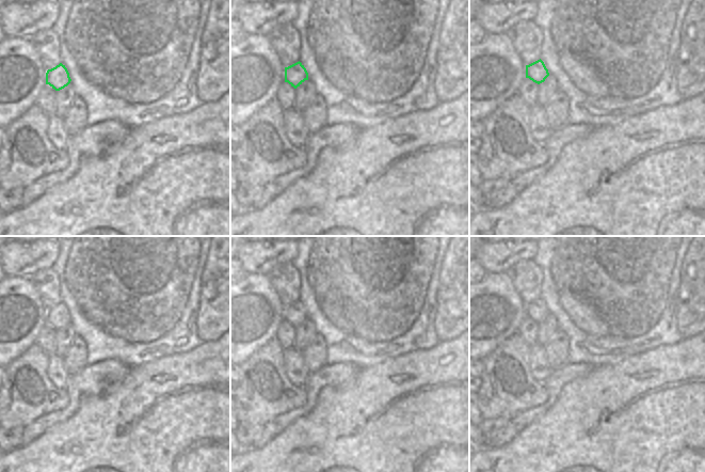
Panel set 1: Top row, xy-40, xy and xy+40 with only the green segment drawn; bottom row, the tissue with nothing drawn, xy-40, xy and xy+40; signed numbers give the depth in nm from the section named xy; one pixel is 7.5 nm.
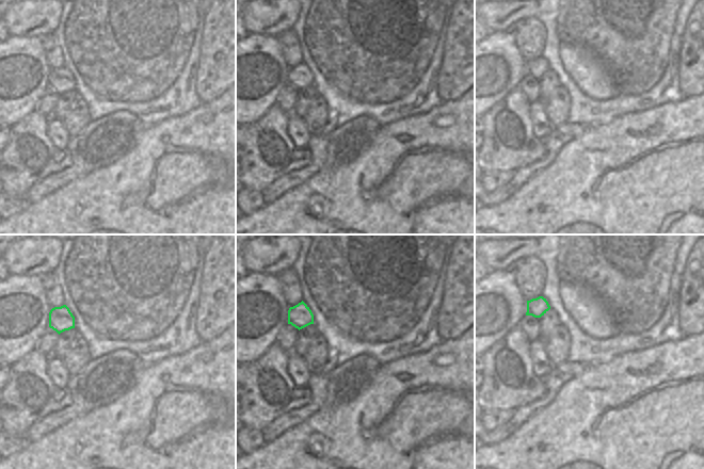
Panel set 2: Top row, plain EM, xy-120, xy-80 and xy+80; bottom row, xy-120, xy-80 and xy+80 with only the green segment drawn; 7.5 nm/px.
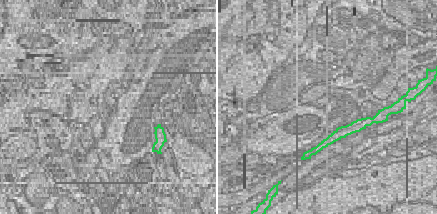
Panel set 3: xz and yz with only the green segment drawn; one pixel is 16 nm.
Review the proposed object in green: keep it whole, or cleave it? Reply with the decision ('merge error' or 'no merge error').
no merge error

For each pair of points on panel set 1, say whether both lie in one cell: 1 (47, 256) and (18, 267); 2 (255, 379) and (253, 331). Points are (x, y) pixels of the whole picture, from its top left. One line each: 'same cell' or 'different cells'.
1: same cell
2: different cells

